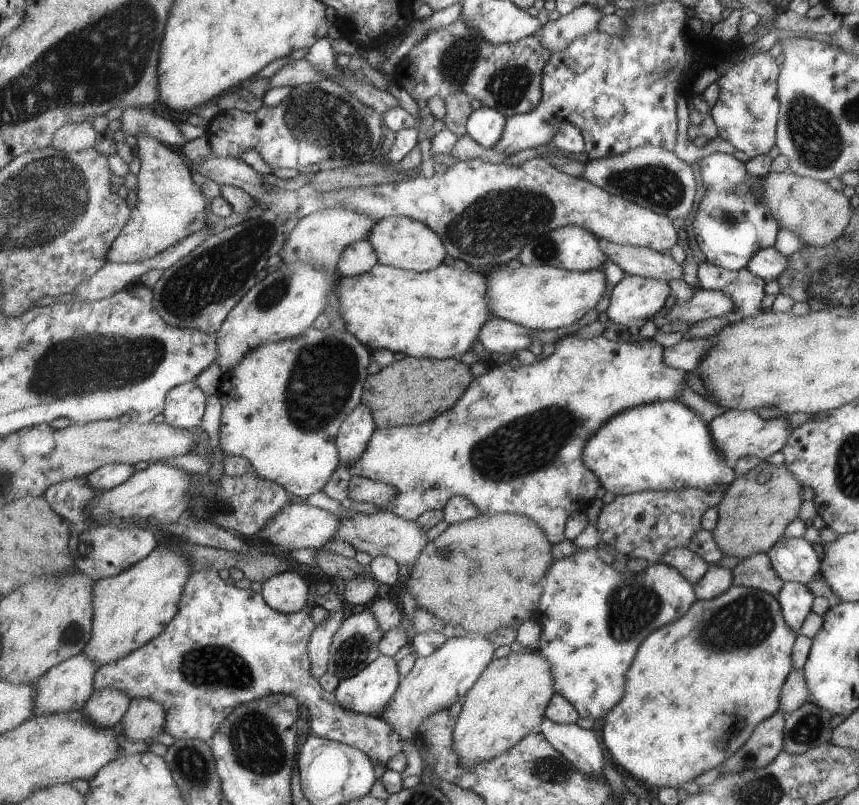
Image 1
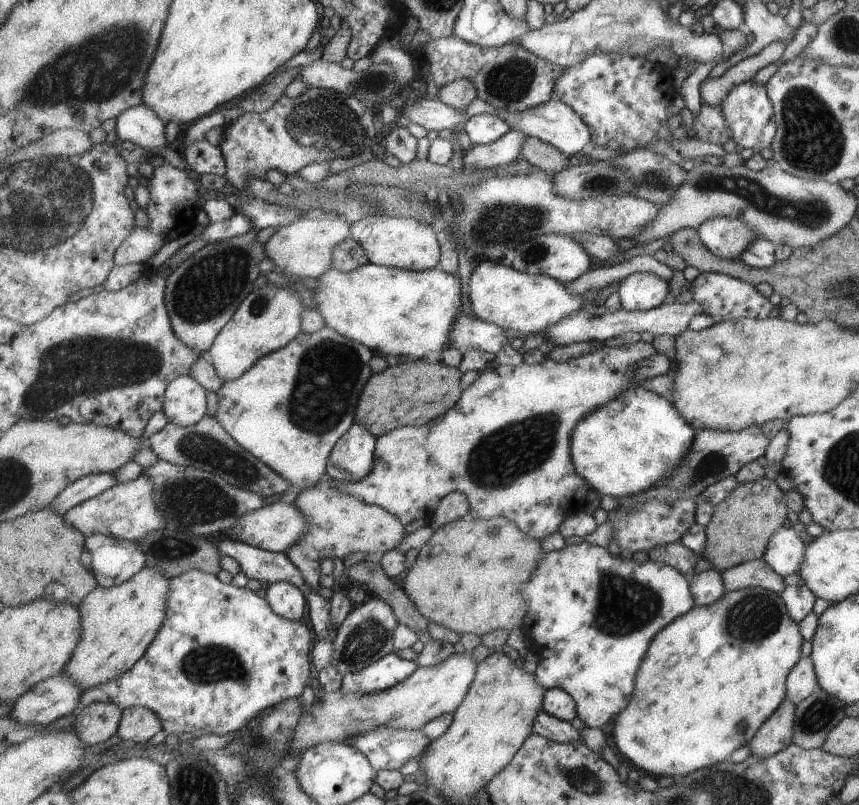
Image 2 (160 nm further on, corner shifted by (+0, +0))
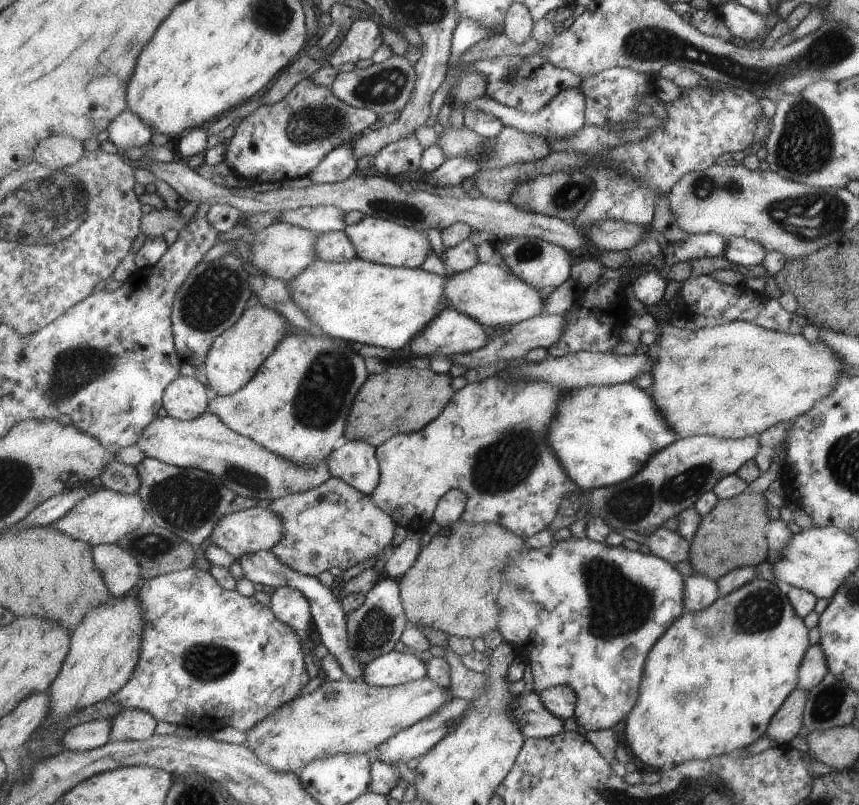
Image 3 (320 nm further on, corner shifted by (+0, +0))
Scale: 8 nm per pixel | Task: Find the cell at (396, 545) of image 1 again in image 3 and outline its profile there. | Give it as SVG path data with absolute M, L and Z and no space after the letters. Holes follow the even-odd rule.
M331 477L320 487L308 490L307 492L295 493L272 501L269 505L275 514L282 517L285 525L285 535L270 551L275 553L285 564L304 575L312 577L323 574L325 570L331 570L335 566L343 571L351 566L357 566L359 562L374 558L391 545L395 538L397 521L390 514L387 514L378 504L358 488L348 484L341 477Z

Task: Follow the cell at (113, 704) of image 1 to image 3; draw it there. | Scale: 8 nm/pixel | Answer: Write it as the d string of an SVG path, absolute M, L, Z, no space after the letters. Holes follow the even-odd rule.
M110 719L81 723L71 727L64 734L61 743L70 751L92 751L112 741L111 729Z

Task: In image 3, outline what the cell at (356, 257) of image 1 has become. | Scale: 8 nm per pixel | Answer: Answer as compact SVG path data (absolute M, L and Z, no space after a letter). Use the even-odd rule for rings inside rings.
M329 231L319 235L316 252L318 258L342 263L358 256L355 245L345 231Z

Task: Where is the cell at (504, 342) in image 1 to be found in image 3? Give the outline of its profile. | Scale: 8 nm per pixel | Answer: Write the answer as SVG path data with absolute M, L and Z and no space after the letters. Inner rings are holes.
M451 306L443 309L425 329L418 332L410 342L408 350L415 356L454 355L482 349L490 338L485 334L485 327L467 313L459 312Z

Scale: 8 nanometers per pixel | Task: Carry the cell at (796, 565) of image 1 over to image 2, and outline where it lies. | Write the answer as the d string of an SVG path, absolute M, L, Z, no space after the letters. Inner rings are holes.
M779 527L770 536L762 559L781 577L798 571L806 546L791 528Z

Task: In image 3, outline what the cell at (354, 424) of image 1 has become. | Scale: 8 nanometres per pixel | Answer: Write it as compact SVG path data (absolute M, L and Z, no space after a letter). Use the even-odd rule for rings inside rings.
M343 440L329 455L327 462L333 477L341 477L349 485L358 488L367 496L373 495L381 482L382 472L376 455L376 448L368 442Z

